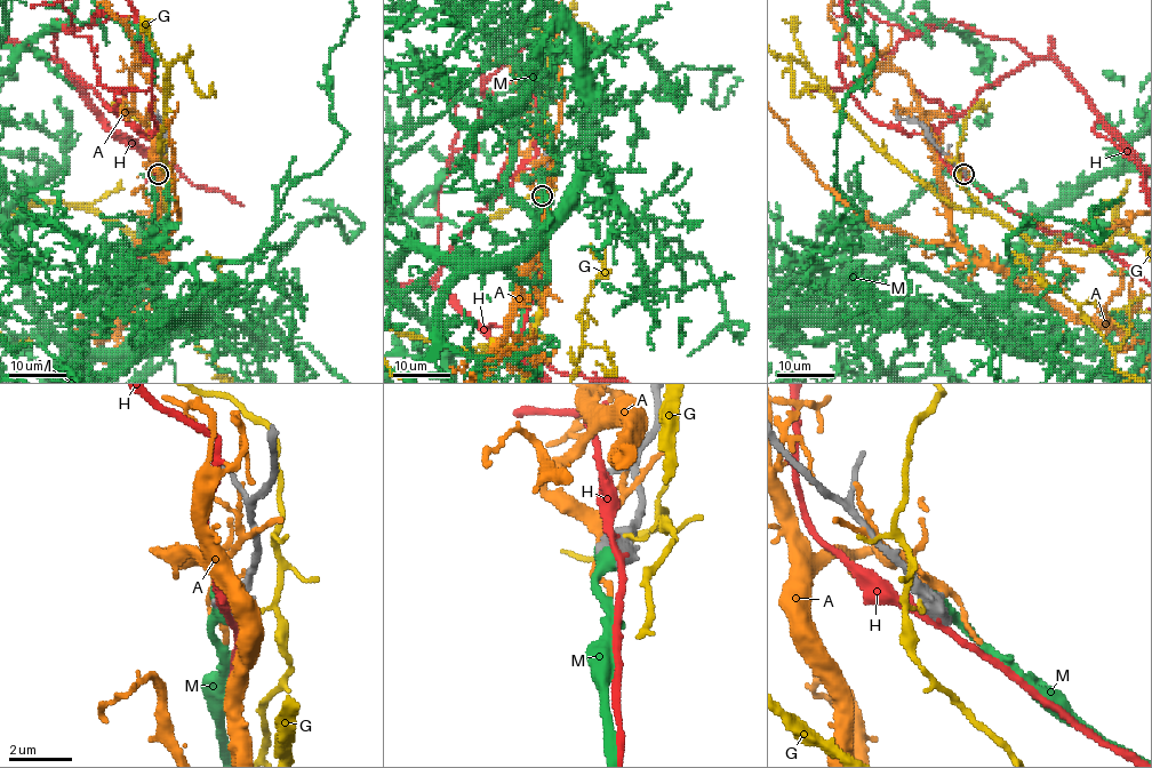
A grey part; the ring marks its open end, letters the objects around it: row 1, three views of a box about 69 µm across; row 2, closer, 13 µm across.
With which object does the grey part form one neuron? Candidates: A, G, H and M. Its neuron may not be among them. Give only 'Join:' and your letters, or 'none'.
Join: M

